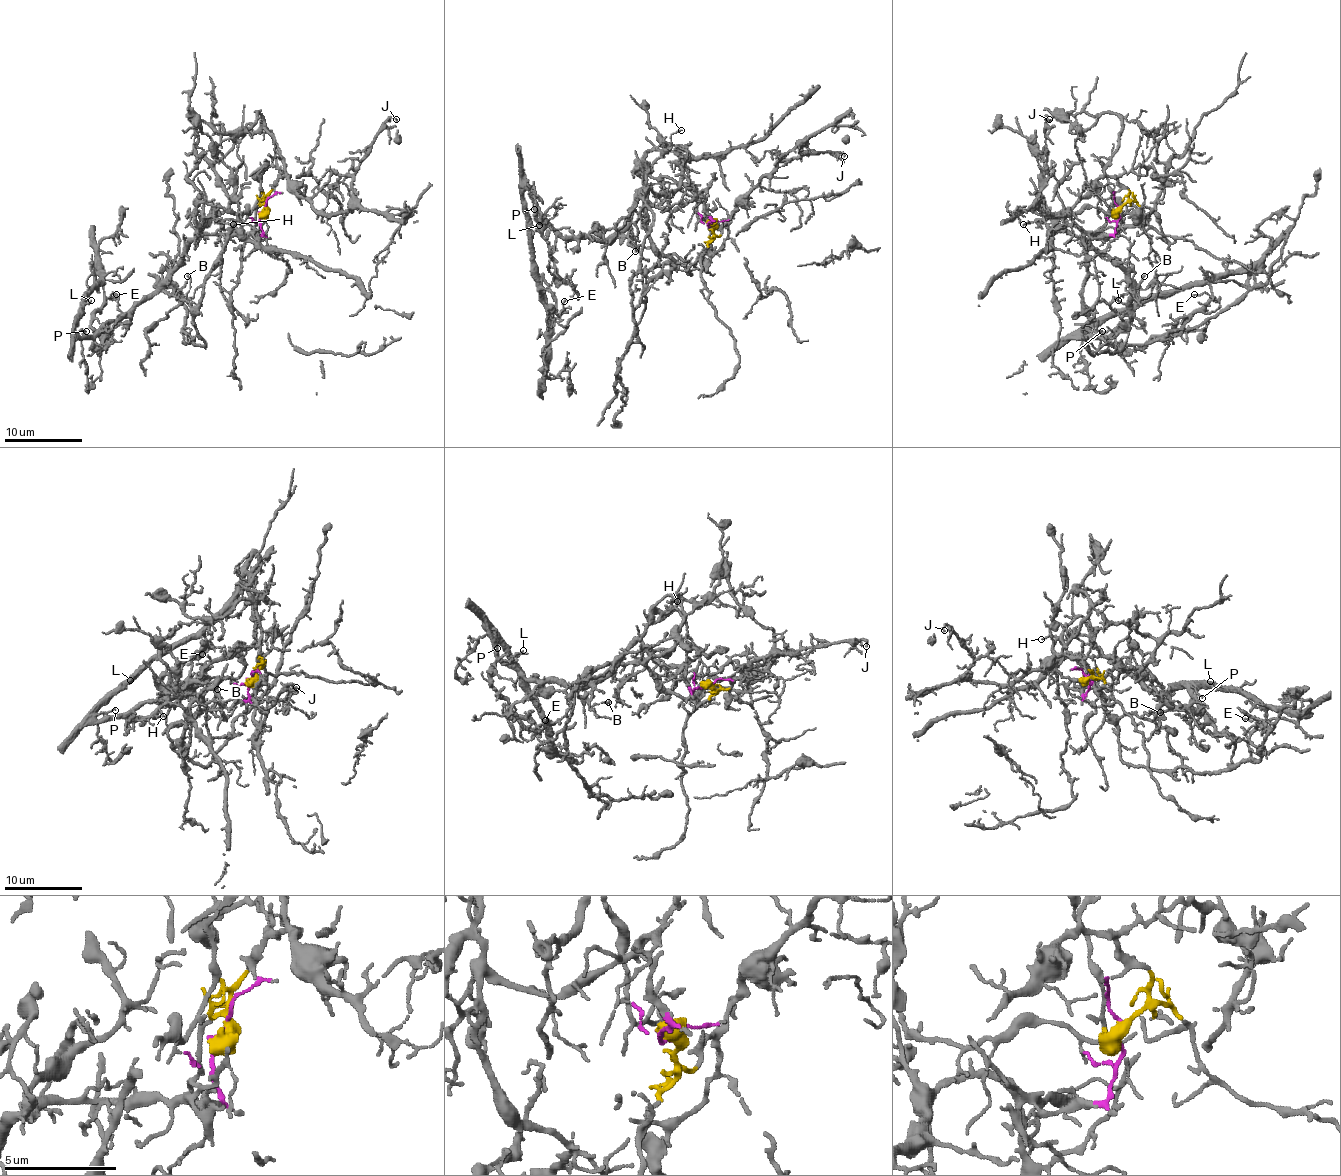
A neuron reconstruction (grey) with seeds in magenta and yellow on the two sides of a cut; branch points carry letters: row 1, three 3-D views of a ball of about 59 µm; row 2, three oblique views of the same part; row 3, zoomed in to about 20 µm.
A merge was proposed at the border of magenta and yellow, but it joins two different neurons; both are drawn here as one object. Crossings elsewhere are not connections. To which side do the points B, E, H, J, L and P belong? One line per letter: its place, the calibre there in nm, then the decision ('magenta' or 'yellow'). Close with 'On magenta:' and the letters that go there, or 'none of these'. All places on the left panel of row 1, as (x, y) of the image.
B: (187, 276) | 140 nm | magenta
E: (116, 294) | 130 nm | magenta
H: (233, 224) | 110 nm | magenta
J: (396, 119) | 90 nm | yellow
L: (91, 300) | 100 nm | magenta
P: (86, 331) | 90 nm | magenta
On magenta: B, E, H, L, P

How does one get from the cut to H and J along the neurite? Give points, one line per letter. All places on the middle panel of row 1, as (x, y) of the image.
H: (710, 225), (704, 199), (671, 209), (648, 199), (644, 182), (681, 129)
J: (710, 225), (718, 236), (735, 205), (796, 145), (800, 145), (802, 155), (842, 153), (844, 157)

